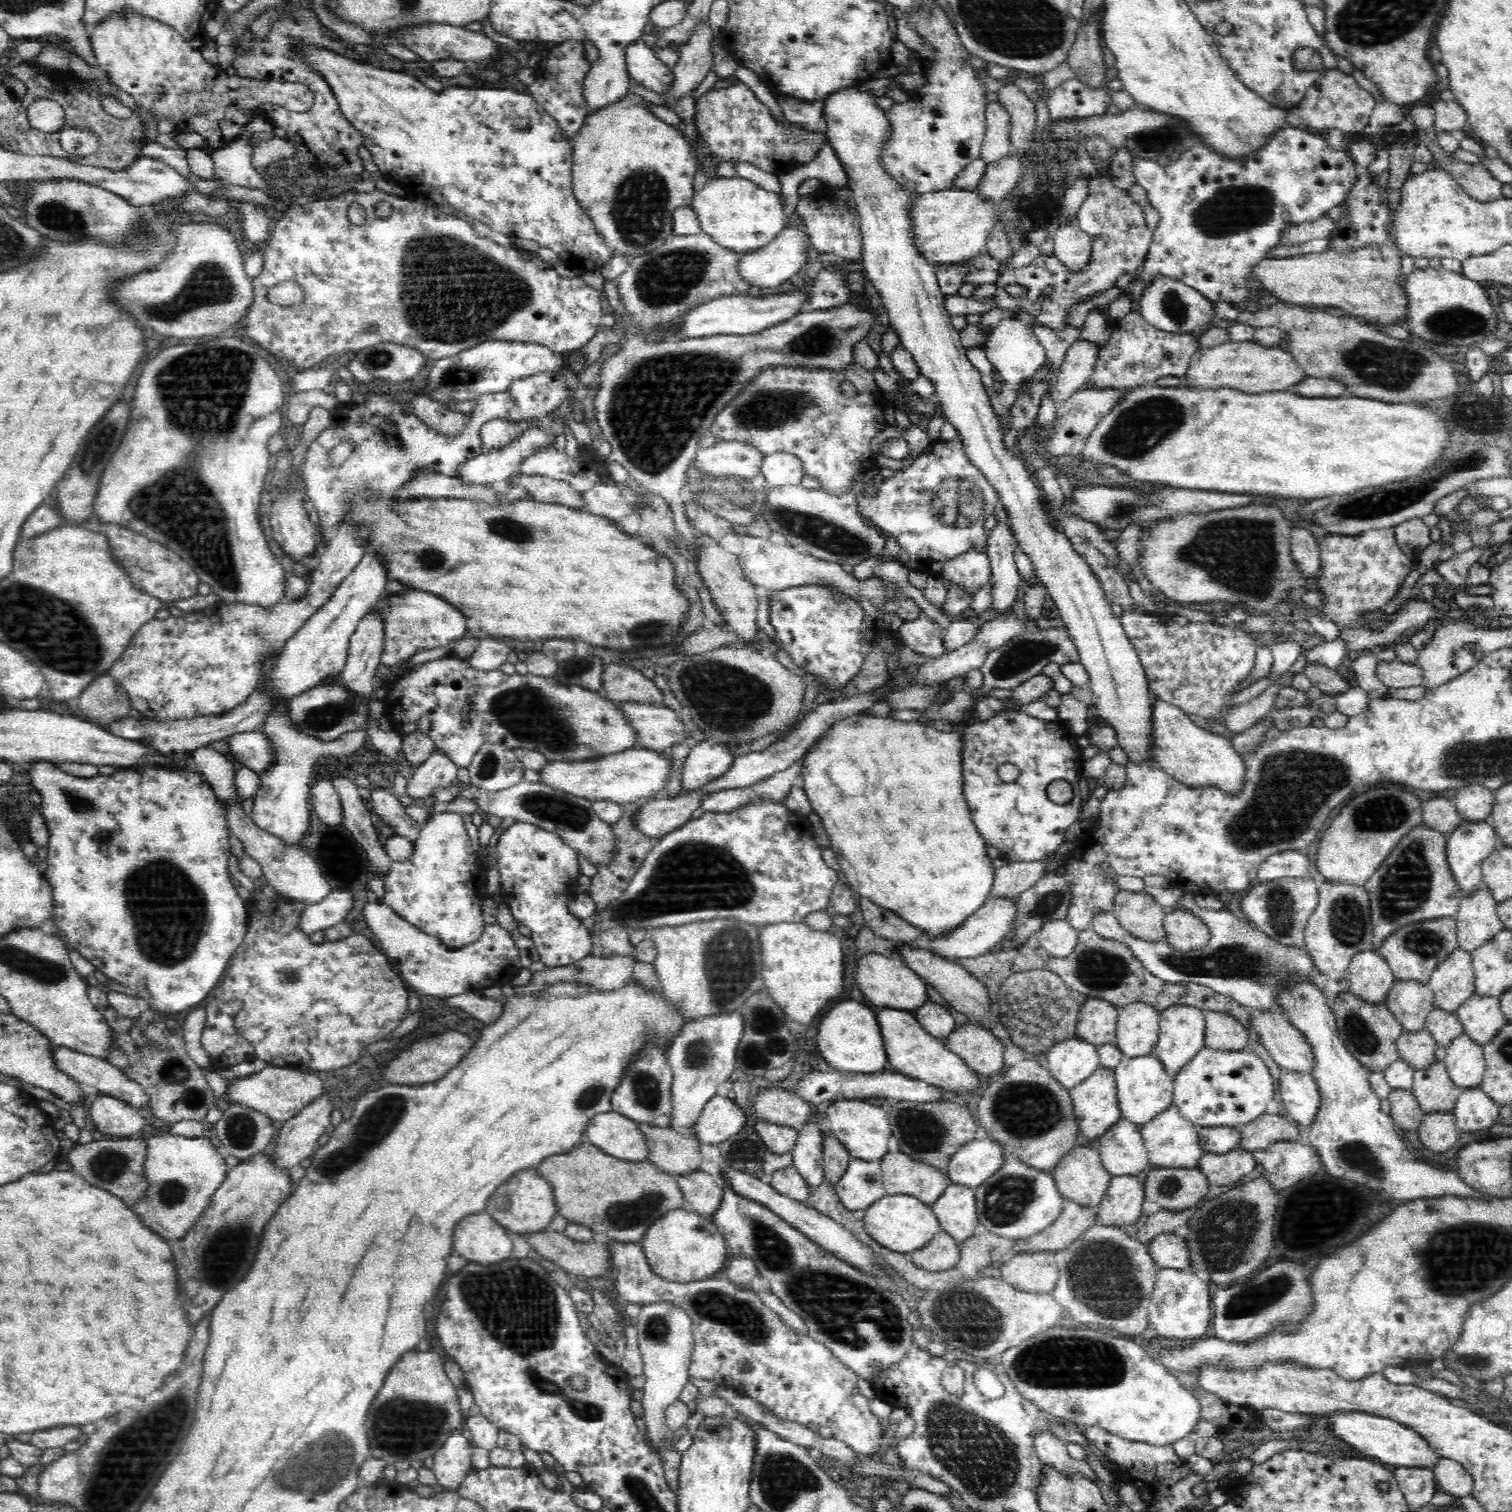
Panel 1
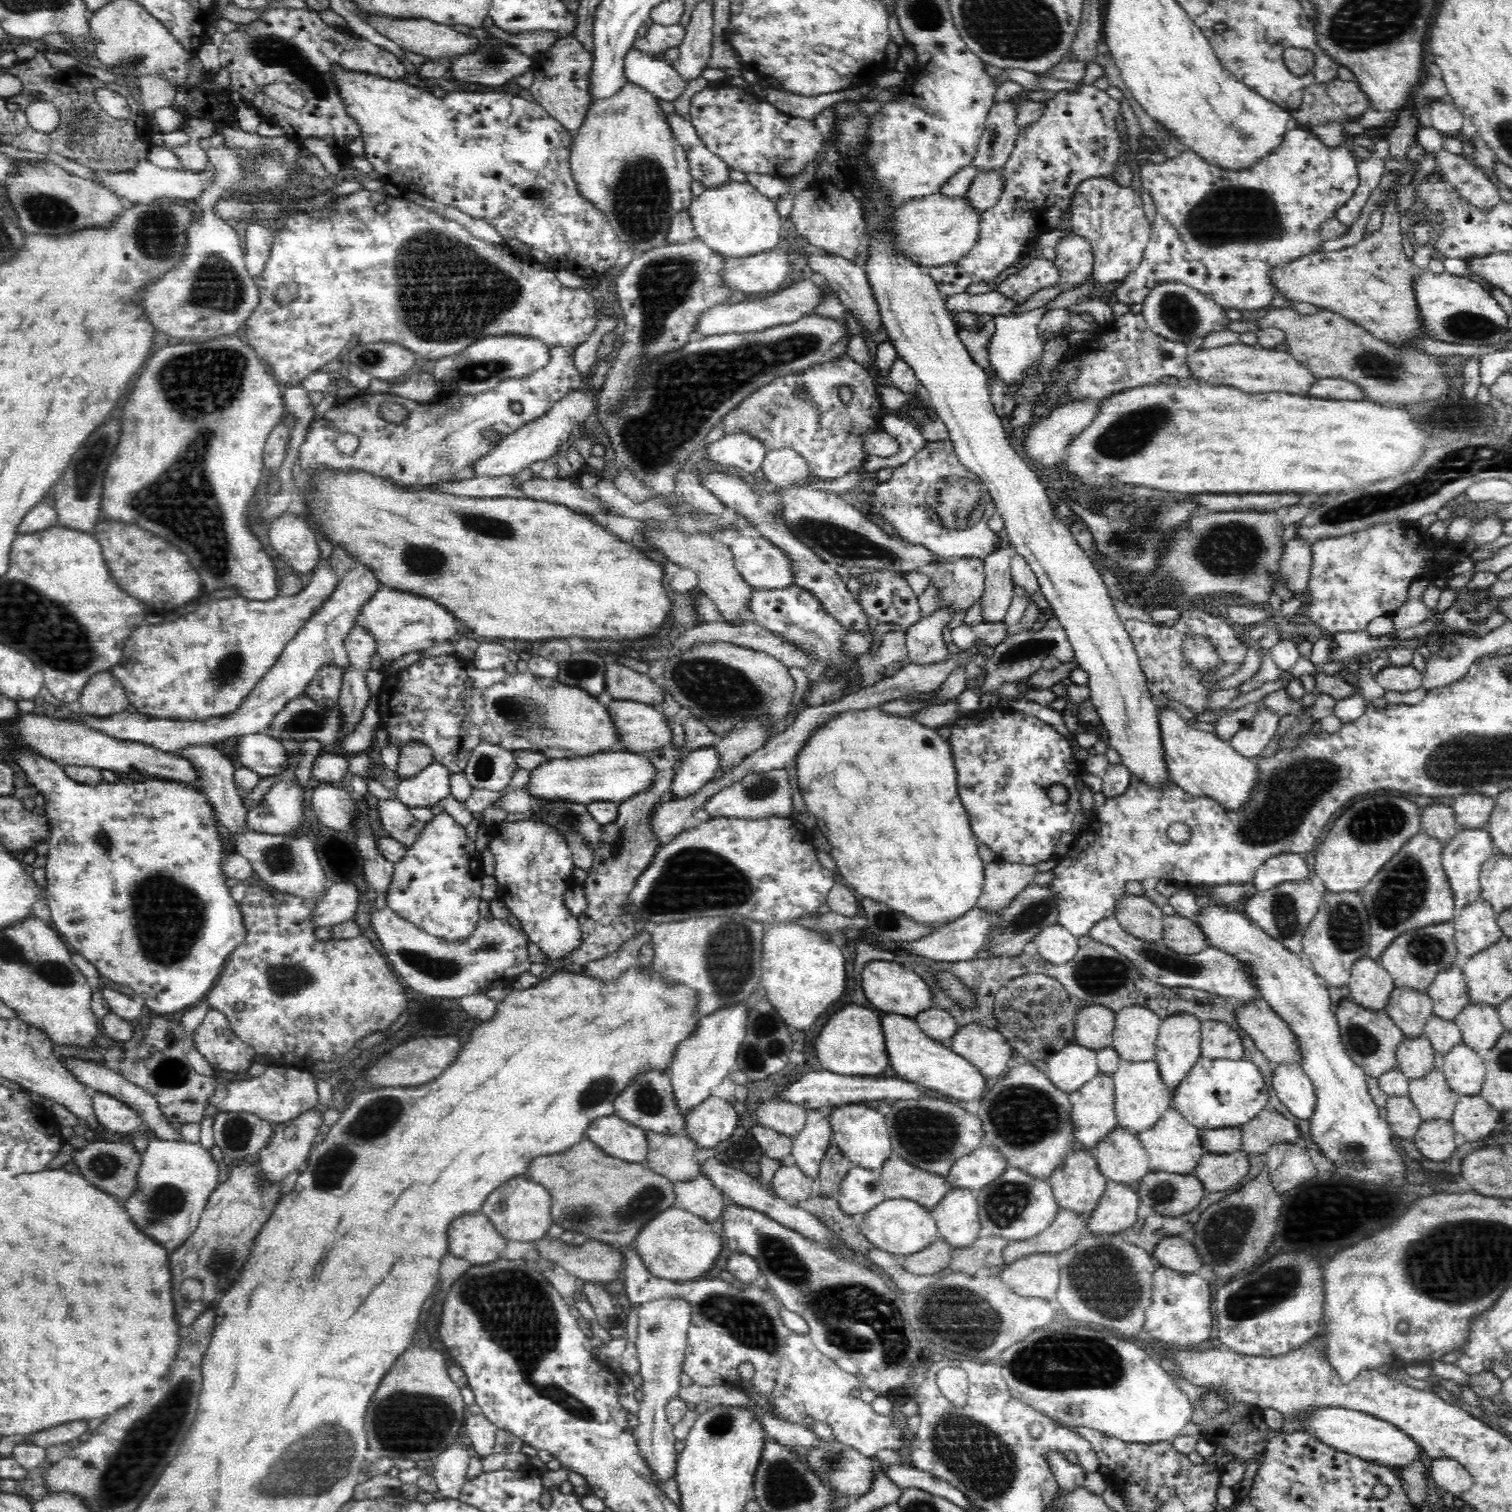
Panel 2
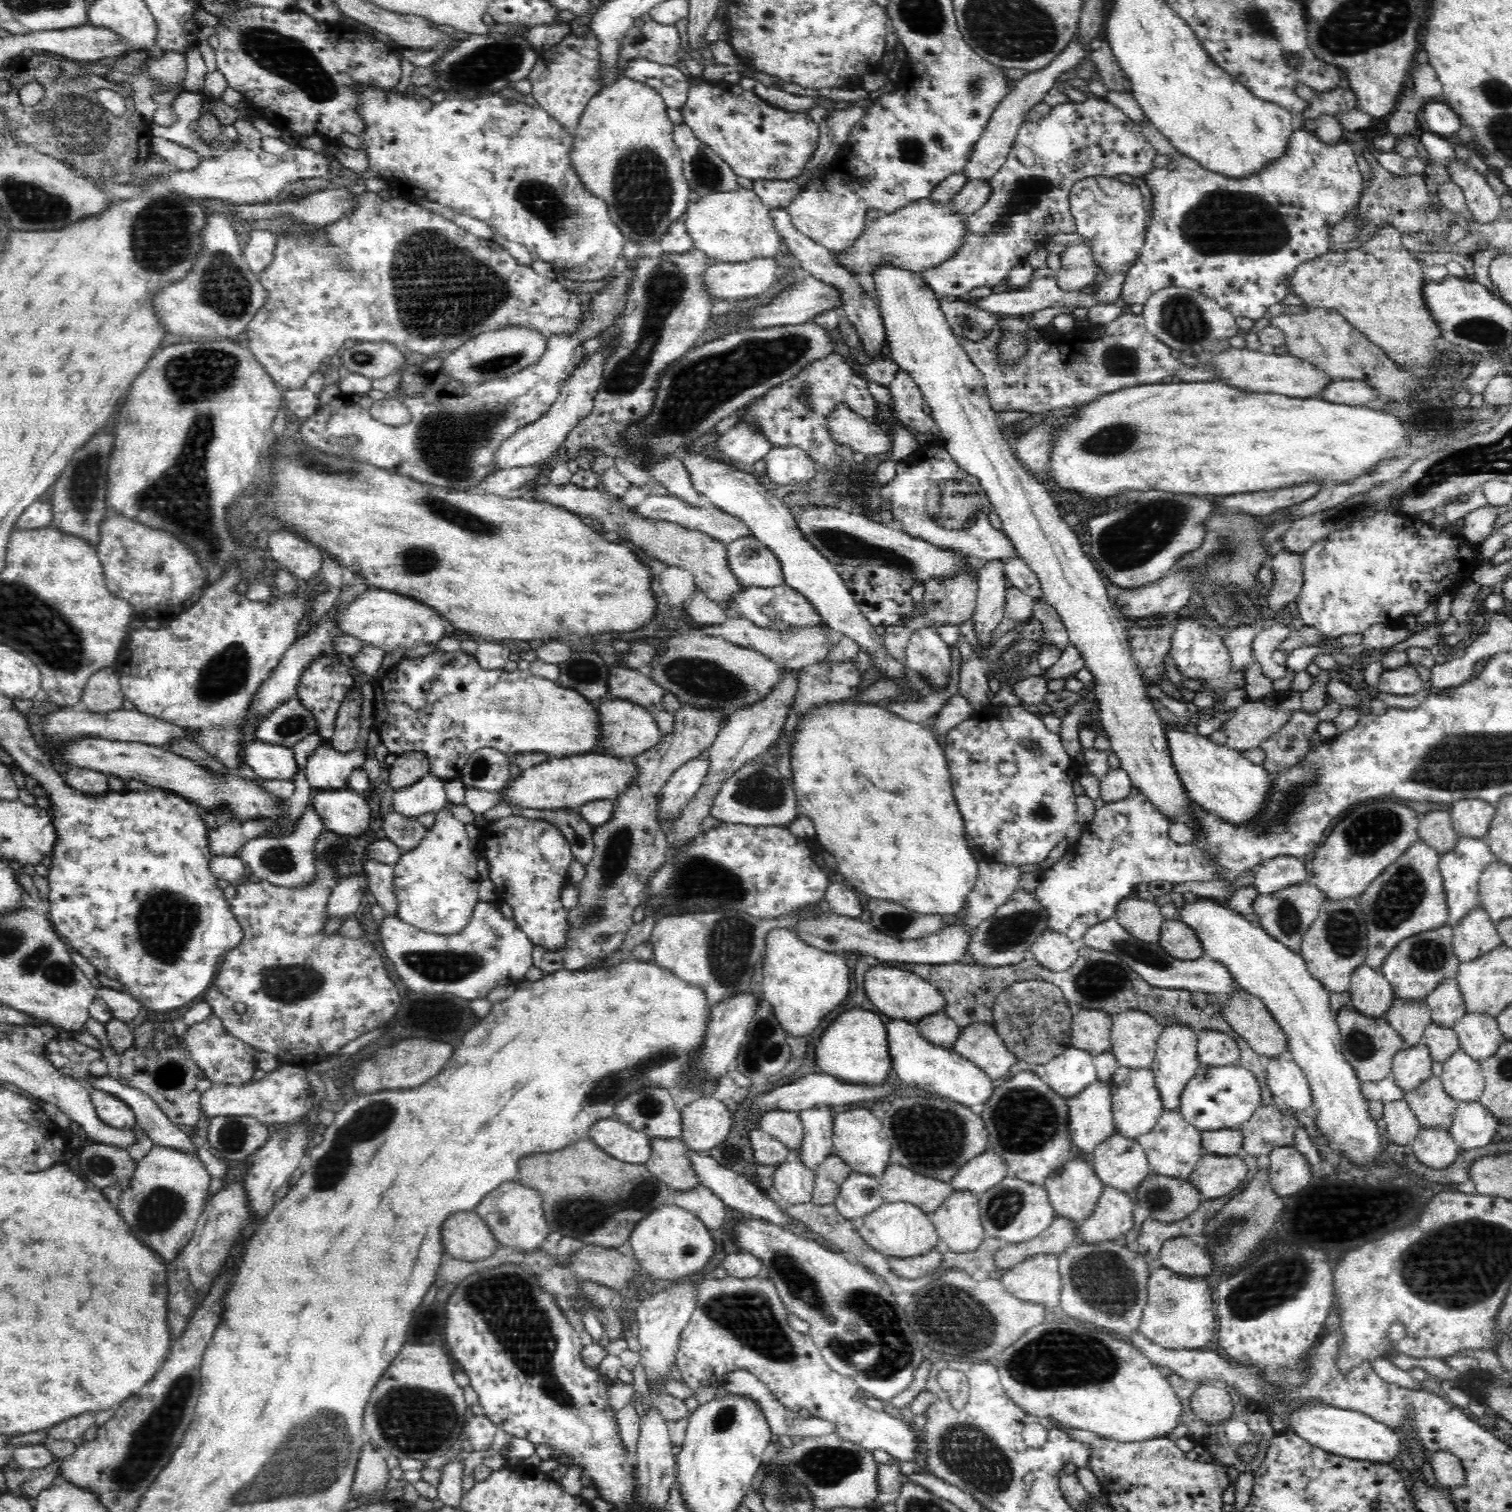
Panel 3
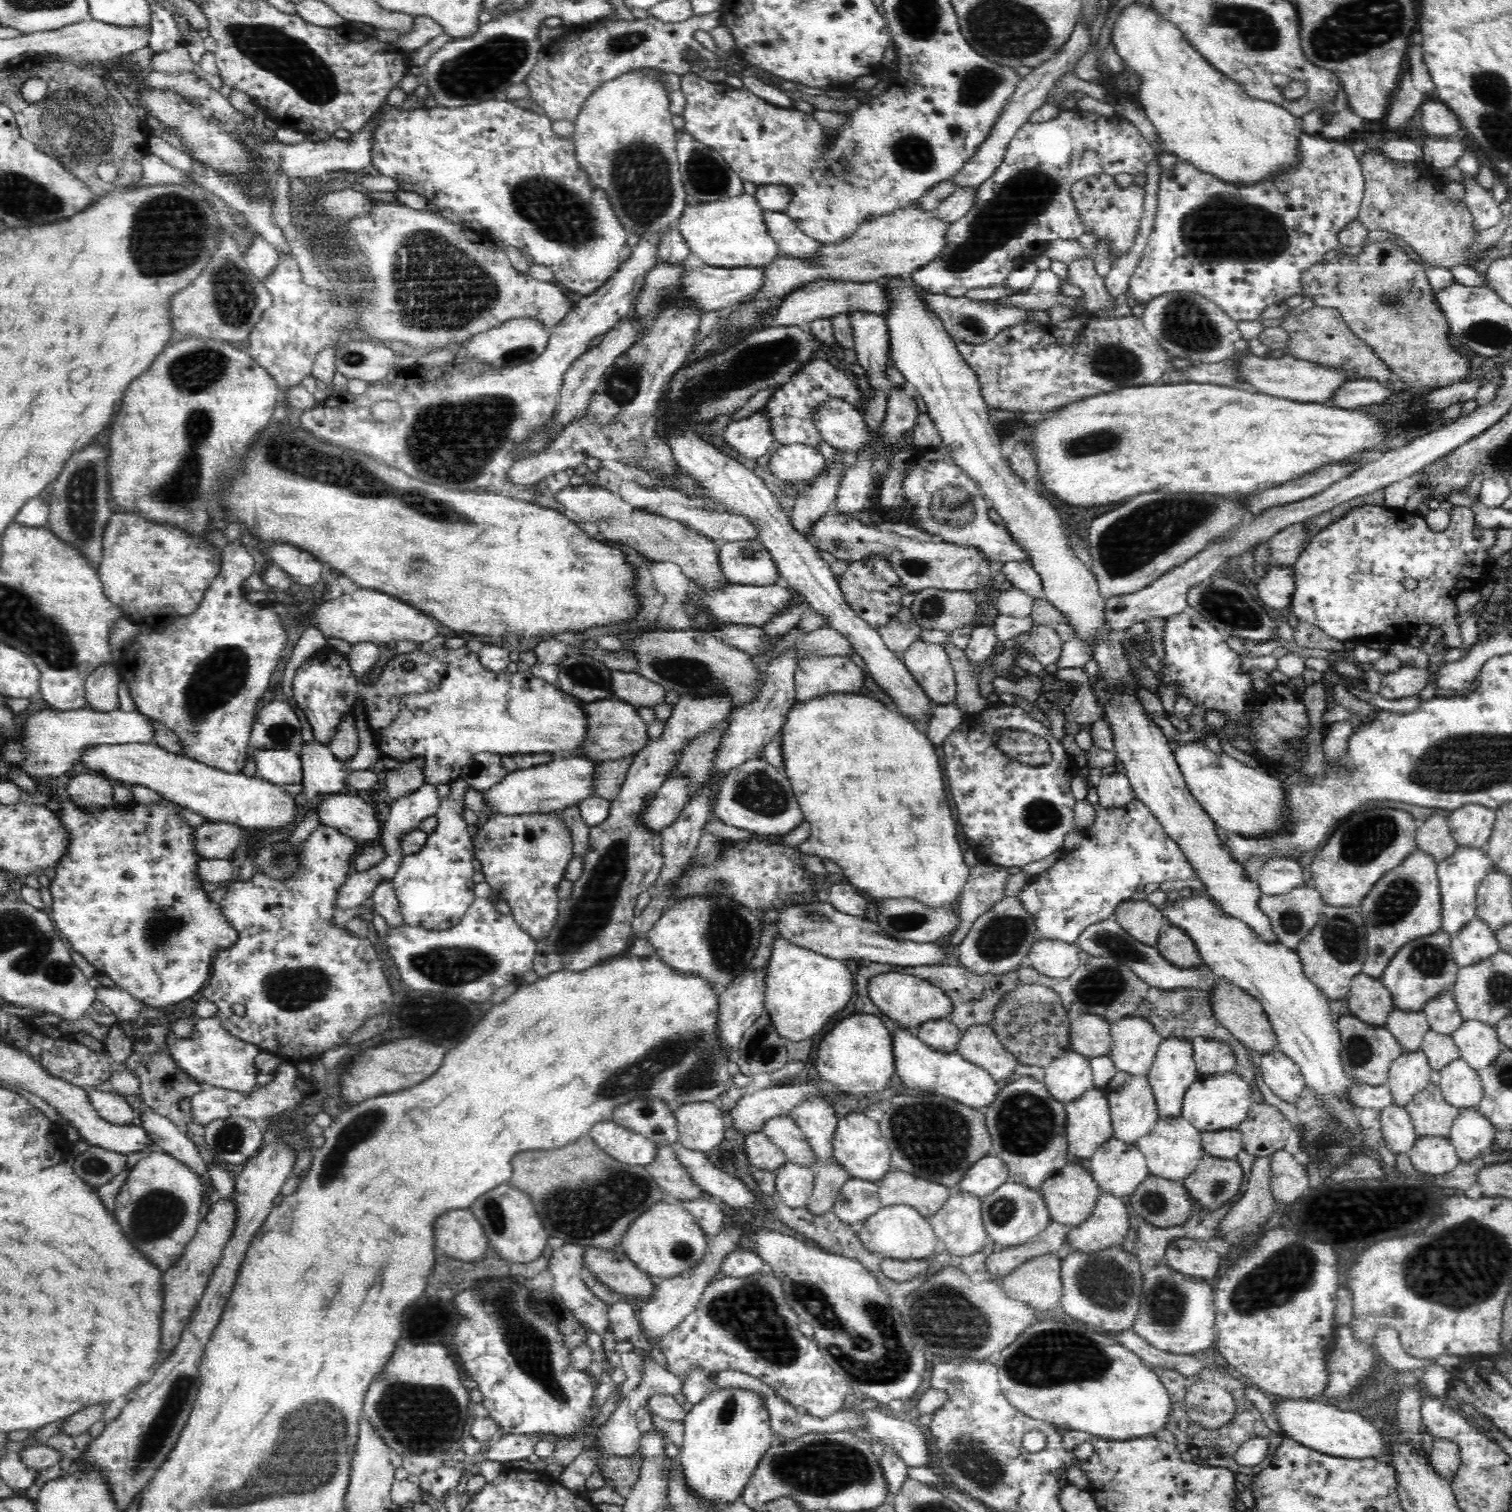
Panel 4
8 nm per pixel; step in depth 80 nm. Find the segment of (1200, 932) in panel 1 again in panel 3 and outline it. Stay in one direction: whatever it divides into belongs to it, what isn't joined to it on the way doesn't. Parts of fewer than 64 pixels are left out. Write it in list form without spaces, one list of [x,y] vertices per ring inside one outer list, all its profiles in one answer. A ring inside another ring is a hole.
[[[1164,920],[1158,943],[1166,954],[1178,960],[1193,961],[1203,955],[1198,935],[1194,934],[1194,930],[1186,926],[1186,923],[1180,923],[1178,920]]]

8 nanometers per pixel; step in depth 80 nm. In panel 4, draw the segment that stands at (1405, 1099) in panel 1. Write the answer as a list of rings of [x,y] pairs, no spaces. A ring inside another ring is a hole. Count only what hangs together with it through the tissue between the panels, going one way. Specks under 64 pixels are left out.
[[[1391,1105],[1384,1108],[1381,1112],[1381,1132],[1386,1147],[1394,1154],[1407,1154],[1419,1139],[1405,1107]]]

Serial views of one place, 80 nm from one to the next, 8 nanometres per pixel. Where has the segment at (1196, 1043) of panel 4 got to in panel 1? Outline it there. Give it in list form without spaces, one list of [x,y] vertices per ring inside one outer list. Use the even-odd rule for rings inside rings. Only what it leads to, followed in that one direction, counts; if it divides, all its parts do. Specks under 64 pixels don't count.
[[[1206,1012],[1204,1020],[1204,1045],[1207,1050],[1238,1052],[1248,1044],[1249,1030],[1230,1015]]]

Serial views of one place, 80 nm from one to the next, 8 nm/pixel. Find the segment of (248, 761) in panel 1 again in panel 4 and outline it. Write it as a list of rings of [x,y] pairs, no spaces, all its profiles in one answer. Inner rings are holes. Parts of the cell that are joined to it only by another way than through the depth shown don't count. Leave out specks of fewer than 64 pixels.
[[[296,749],[256,750],[251,759],[256,767],[256,777],[282,786],[303,781],[303,764]]]

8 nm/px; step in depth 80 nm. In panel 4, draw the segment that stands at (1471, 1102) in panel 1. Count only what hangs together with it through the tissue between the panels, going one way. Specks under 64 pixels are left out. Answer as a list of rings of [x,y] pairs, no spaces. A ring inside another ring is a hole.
[[[1477,1108],[1459,1111],[1454,1119],[1449,1140],[1462,1160],[1472,1160],[1480,1152],[1495,1146],[1495,1128],[1490,1119],[1483,1117]]]

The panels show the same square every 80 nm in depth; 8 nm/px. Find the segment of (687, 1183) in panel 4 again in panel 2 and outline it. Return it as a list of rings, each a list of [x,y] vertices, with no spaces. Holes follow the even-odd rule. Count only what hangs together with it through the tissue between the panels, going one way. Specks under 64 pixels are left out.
[[[646,1132],[648,1155],[646,1164],[652,1171],[673,1183],[686,1183],[702,1173],[702,1164],[696,1160],[697,1146],[688,1137],[659,1135]]]

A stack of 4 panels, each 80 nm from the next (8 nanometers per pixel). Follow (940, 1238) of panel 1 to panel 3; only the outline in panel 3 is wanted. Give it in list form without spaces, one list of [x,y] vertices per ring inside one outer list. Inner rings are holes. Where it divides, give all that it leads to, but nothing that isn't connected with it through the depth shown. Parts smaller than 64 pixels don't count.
[[[934,1247],[928,1254],[908,1258],[891,1257],[890,1268],[902,1278],[915,1279],[934,1272],[942,1264],[942,1252]]]

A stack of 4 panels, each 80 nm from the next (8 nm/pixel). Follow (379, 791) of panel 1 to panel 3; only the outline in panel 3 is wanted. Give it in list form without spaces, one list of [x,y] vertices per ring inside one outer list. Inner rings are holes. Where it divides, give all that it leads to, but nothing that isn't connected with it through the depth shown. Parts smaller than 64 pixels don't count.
[[[393,807],[383,818],[383,837],[394,842],[402,852],[415,849],[426,836],[427,828],[418,819],[411,819]]]

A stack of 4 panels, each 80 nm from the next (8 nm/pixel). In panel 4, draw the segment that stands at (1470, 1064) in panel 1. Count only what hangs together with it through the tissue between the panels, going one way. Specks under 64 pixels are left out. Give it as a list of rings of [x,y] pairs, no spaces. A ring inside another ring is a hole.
[[[1462,1058],[1453,1060],[1441,1070],[1439,1088],[1446,1103],[1459,1111],[1478,1108],[1483,1098],[1483,1085],[1479,1074]]]

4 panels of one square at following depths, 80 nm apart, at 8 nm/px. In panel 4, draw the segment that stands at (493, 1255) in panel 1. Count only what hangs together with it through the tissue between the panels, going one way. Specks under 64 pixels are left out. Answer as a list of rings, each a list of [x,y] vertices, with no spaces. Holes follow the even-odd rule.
[[[470,1209],[452,1210],[436,1220],[438,1248],[456,1260],[475,1261],[491,1250],[486,1233]]]

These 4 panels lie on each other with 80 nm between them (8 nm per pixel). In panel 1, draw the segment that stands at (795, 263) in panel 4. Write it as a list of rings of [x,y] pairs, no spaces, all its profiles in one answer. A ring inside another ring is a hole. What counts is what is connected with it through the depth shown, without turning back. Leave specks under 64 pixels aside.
[[[956,188],[926,195],[917,195],[909,205],[911,241],[914,248],[928,263],[960,263],[976,253],[982,253],[987,234],[994,225],[998,204],[986,201],[978,192]]]

